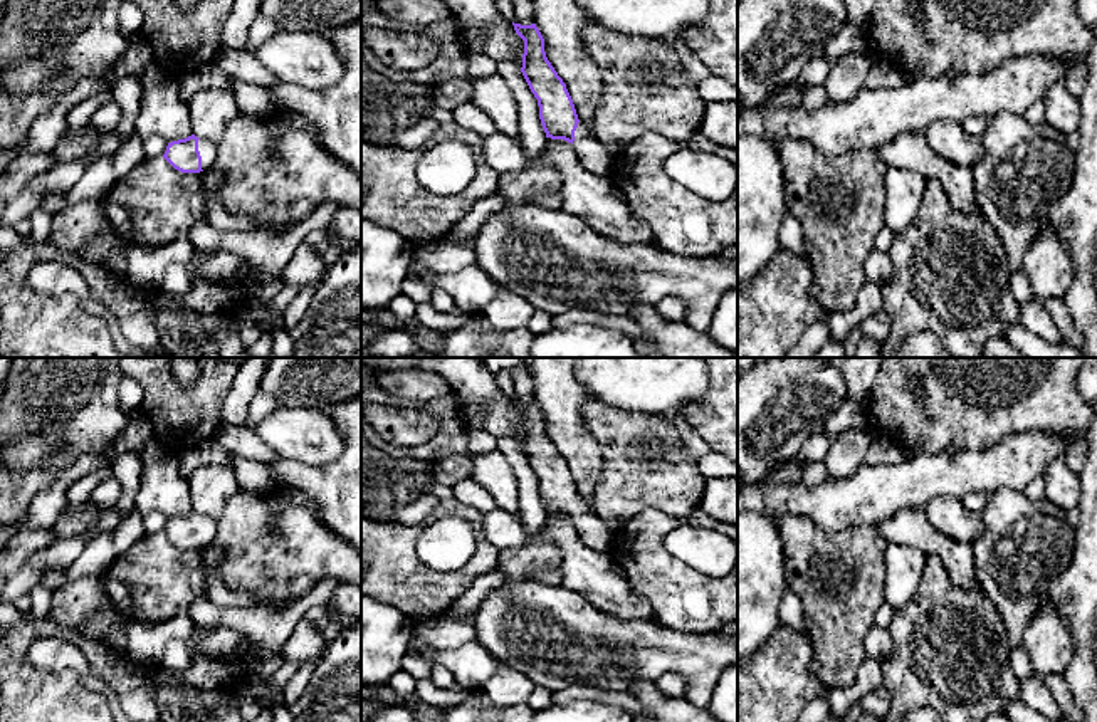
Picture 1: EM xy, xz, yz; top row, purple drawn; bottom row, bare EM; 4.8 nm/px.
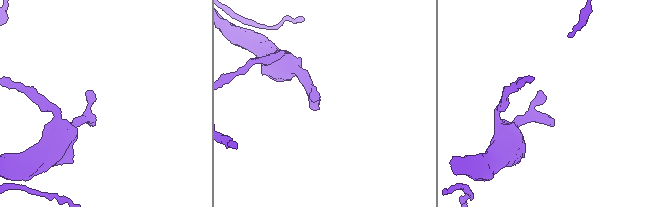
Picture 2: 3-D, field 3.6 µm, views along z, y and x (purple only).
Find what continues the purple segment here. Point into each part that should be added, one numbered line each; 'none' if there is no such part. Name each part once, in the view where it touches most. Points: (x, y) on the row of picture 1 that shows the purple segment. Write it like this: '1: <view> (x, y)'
1: xy (207, 150)

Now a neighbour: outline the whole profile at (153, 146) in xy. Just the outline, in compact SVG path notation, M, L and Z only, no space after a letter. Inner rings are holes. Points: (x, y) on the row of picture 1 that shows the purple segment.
M153 134L141 139L141 146L144 149L144 158L156 158L165 154L168 141L161 136Z

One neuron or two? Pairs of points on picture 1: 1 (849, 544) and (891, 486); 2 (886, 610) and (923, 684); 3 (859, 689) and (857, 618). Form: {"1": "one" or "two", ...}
{"1": "two", "2": "two", "3": "two"}

